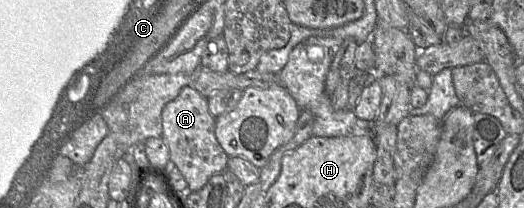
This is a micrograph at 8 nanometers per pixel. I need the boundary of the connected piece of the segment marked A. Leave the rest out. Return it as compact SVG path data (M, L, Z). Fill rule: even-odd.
M185 86L162 110L162 137L170 155L170 165L176 166L188 184L188 191L200 190L217 173L227 169L229 156L215 135L216 118L208 109L207 98L193 86Z

